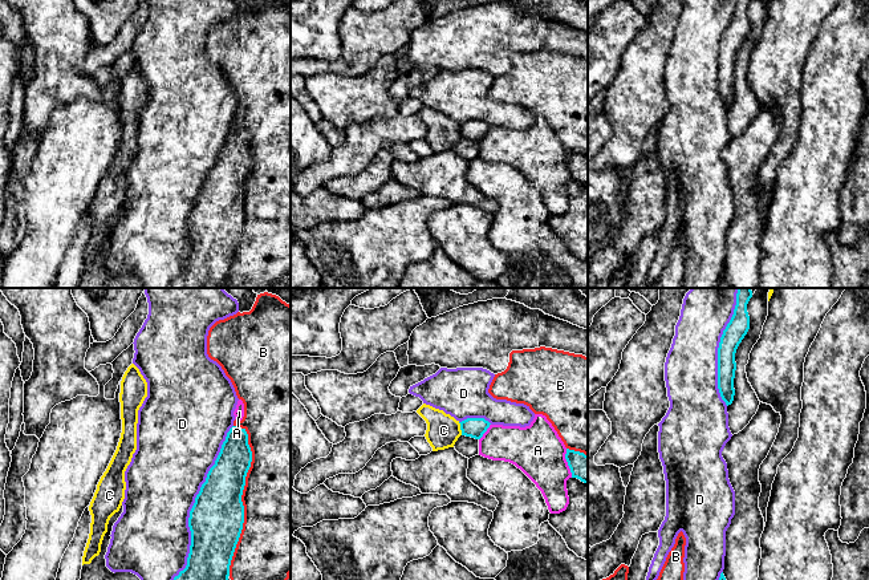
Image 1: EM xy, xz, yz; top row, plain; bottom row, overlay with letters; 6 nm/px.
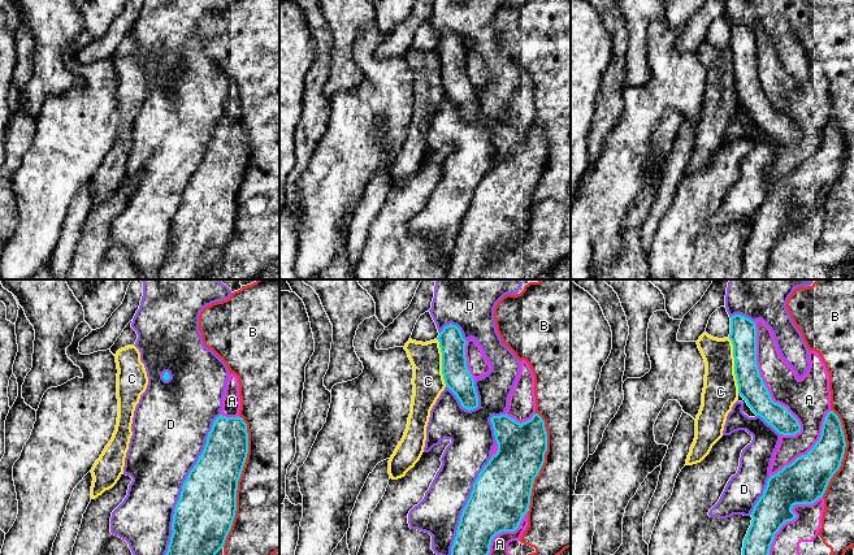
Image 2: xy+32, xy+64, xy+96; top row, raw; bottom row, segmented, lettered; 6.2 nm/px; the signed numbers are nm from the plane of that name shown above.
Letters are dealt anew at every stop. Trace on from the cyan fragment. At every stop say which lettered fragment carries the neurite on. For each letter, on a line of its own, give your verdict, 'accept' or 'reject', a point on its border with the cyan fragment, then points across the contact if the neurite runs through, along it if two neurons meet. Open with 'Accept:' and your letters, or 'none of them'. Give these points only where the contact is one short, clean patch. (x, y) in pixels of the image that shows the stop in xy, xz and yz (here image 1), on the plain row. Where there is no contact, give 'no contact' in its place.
Accept: none of them
A: reject; meets cyan in xz at (486, 133)
B: reject; meets cyan in xy at (240, 201)
C: reject; meets cyan in xz at (461, 132); border along xz (458, 125), (462, 137)
D: reject; meets cyan in xy at (194, 207)

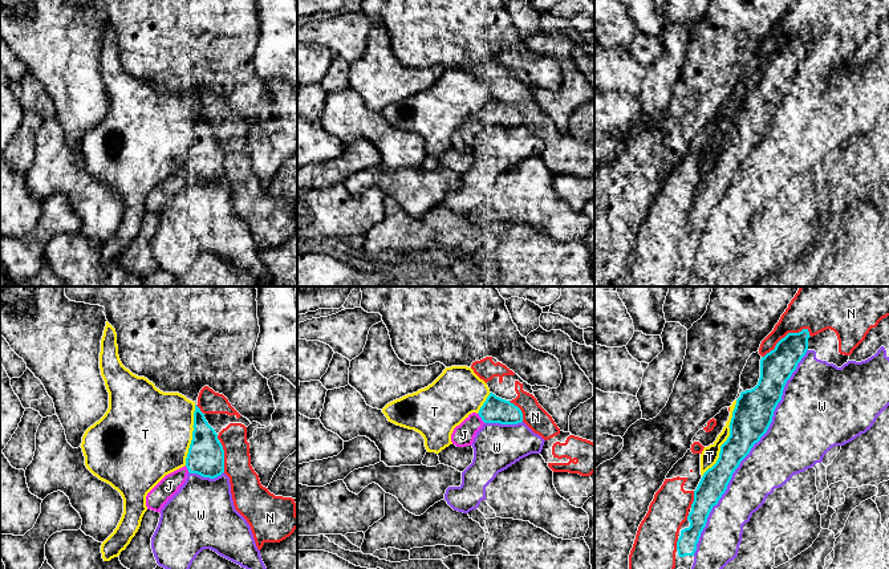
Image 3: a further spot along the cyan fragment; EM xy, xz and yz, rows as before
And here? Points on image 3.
Accept: J
J: accept; meets cyan in xz at (480, 120)
N: reject; meets cyan in yz at (786, 39)
T: reject; meets cyan in yz at (727, 142)
W: reject; meets cyan in yz at (749, 155)

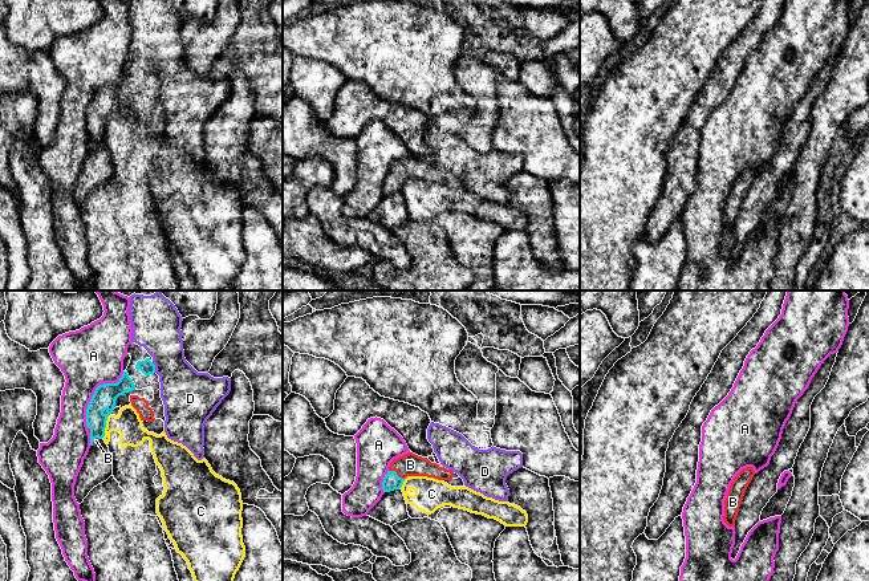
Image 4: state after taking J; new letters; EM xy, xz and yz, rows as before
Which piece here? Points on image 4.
Accept: B
A: reject; meets cyan in xy at (94, 96)
B: accept; meets cyan in xz at (396, 177)
C: reject; meets cyan in xy at (105, 129)
D: reject; meets cyan in xy at (154, 70)

